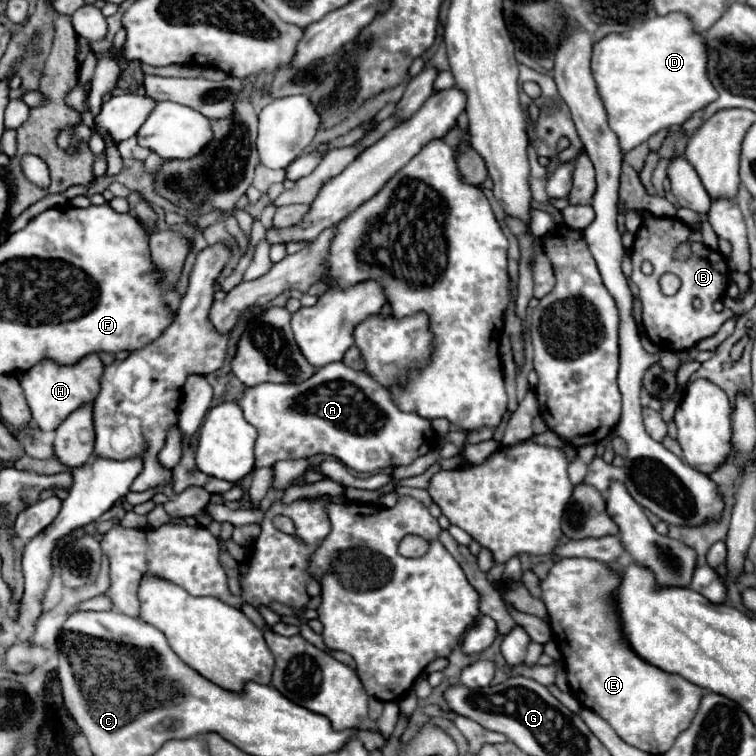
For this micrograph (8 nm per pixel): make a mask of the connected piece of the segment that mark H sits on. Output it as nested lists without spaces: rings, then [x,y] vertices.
[[[97,354],[85,356],[75,366],[59,366],[51,360],[41,360],[39,364],[35,364],[31,370],[23,374],[23,380],[21,380],[35,424],[41,430],[57,430],[59,422],[63,422],[79,406],[93,404],[99,394],[101,376],[103,376],[103,364]]]

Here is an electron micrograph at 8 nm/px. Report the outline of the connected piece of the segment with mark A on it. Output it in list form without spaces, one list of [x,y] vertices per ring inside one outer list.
[[[333,362],[333,364],[327,364],[323,368],[319,368],[309,380],[301,382],[301,384],[257,384],[257,386],[249,386],[245,388],[243,396],[237,400],[237,404],[241,406],[243,414],[245,414],[245,420],[249,424],[253,424],[257,428],[257,442],[255,442],[255,468],[271,468],[277,460],[287,460],[287,458],[311,458],[315,454],[327,454],[327,456],[335,456],[337,460],[341,460],[345,466],[357,470],[357,472],[381,472],[381,470],[389,470],[389,468],[397,468],[397,466],[407,466],[411,464],[415,458],[431,452],[435,448],[435,442],[437,442],[437,434],[433,432],[431,428],[431,422],[427,418],[421,418],[417,414],[407,414],[407,412],[401,412],[393,400],[391,400],[391,394],[379,384],[375,382],[367,372],[357,372],[353,368],[347,368],[343,362]]]

